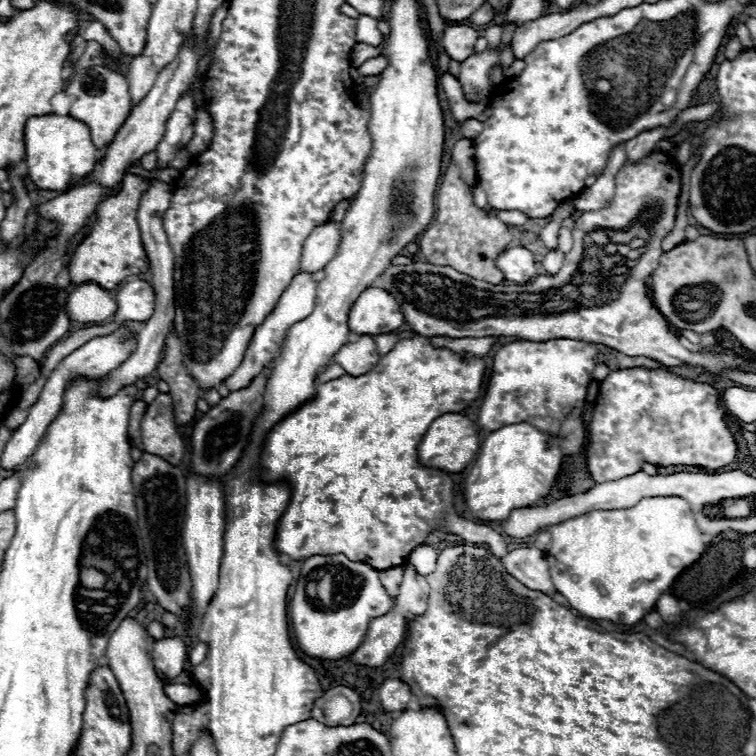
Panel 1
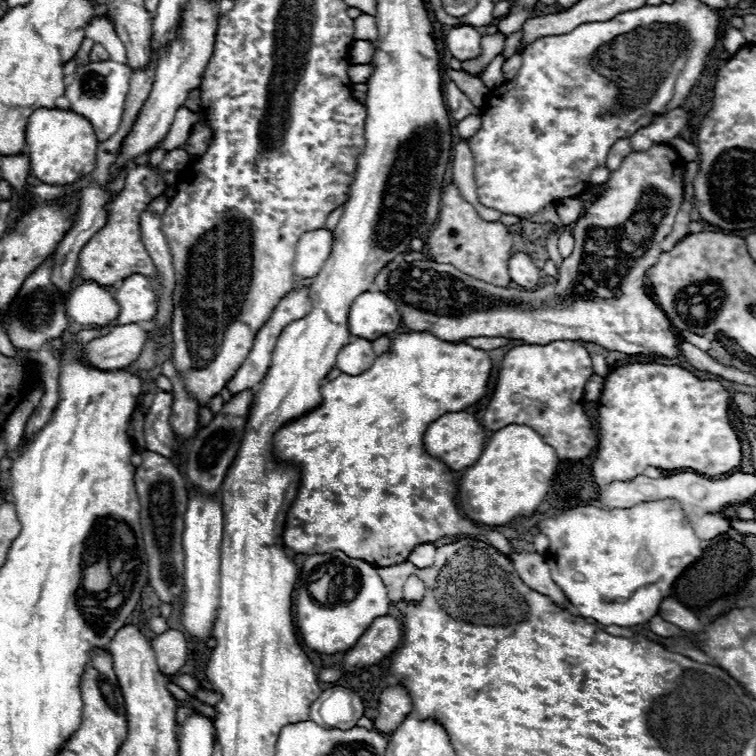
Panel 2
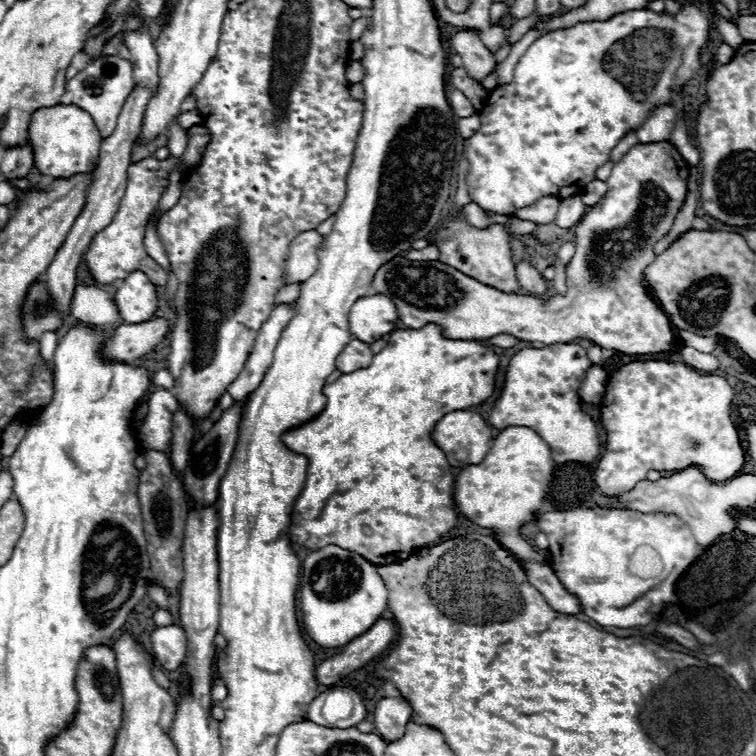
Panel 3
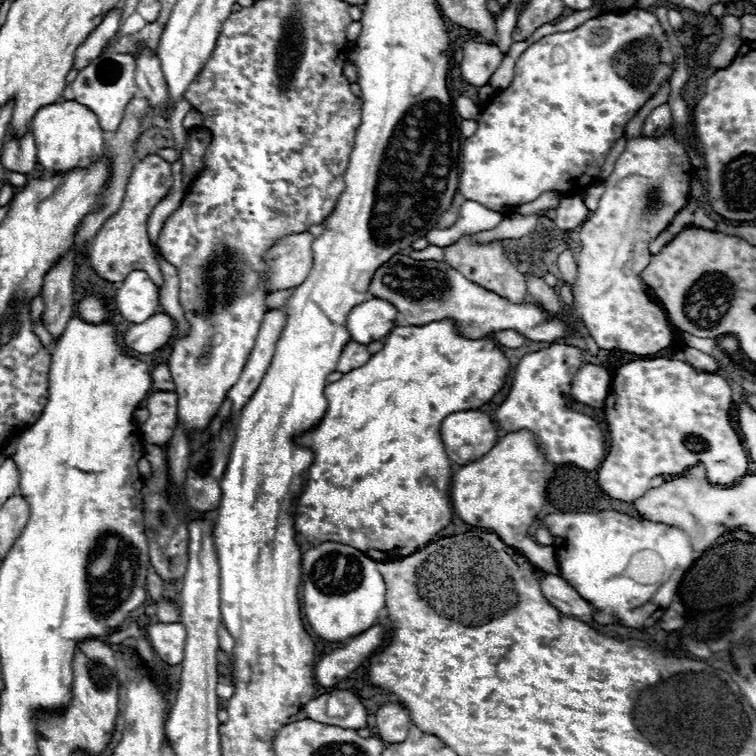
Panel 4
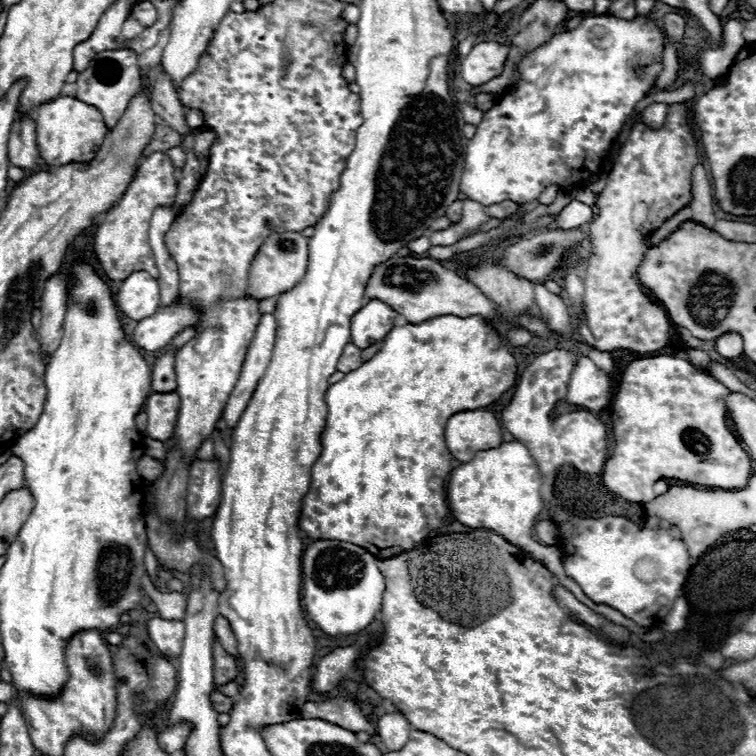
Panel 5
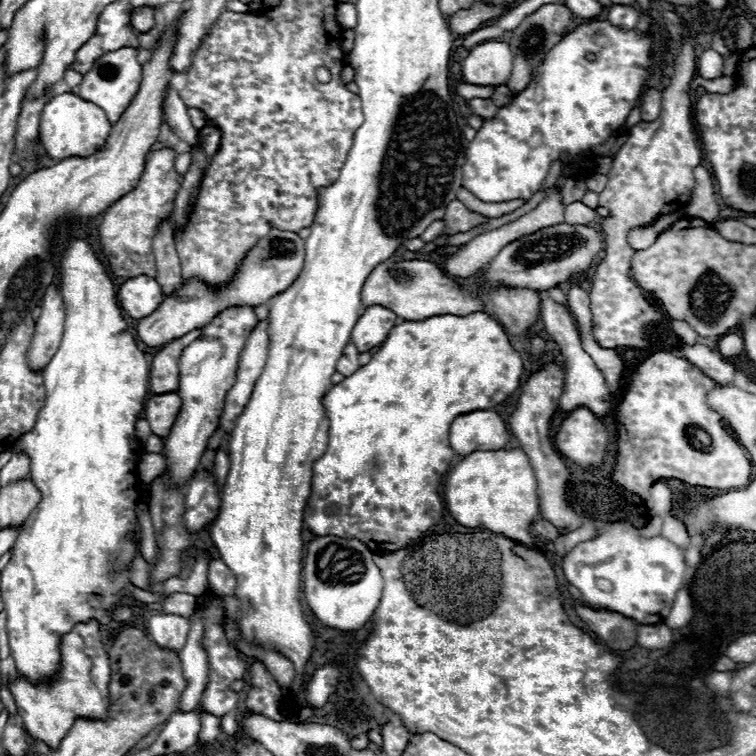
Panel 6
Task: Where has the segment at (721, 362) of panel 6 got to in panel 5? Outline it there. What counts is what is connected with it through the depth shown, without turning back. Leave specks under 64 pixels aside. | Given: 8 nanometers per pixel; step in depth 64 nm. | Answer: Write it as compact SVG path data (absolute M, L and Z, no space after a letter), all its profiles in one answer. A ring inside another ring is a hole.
M712 362L712 366L710 366L710 368L704 368L704 370L706 370L710 376L714 376L718 382L722 382L726 388L736 390L736 392L744 390L742 384L740 384L740 380L736 378L736 374L734 374L730 368L726 368L724 364L720 364L720 362Z

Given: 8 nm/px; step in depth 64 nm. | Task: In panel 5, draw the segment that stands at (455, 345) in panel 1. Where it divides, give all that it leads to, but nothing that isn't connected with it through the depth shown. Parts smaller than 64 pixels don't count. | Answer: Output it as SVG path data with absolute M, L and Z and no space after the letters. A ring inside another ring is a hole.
M522 328L520 330L510 330L504 336L506 336L506 340L510 344L516 344L516 346L524 346L524 344L528 344L532 340L532 334L526 332L526 330L522 330Z

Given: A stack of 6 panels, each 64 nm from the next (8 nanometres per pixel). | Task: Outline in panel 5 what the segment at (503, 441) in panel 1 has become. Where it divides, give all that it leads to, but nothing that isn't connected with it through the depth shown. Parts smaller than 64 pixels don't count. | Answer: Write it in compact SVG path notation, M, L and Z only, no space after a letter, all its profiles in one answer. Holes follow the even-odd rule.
M504 442L498 448L476 452L470 462L456 466L450 472L446 486L446 500L454 518L470 528L488 528L536 556L560 580L566 578L562 568L562 552L556 546L542 546L532 538L532 526L542 510L540 474L528 448L516 442Z

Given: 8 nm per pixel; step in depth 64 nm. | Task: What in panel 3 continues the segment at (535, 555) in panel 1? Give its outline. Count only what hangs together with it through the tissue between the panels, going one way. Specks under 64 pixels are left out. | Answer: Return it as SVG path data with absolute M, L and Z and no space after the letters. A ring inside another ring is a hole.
M522 560L522 566L526 570L530 584L538 588L538 592L546 598L546 602L556 612L572 614L572 616L582 612L580 600L572 592L564 590L562 582L556 578L556 574L550 566L544 566L544 564L538 564L538 562L524 562L524 560Z

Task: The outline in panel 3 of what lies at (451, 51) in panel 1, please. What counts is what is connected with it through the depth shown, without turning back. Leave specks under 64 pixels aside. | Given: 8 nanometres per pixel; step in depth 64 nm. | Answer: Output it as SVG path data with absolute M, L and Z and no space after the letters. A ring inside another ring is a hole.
M474 30L456 32L450 38L450 46L462 58L462 68L470 78L482 82L496 68L496 54L492 54L478 38Z

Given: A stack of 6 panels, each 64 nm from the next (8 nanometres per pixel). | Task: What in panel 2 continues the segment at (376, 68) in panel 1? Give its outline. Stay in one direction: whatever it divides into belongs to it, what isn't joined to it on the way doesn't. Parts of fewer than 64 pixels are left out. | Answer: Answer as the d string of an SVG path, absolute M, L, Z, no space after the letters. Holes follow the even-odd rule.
M350 64L348 66L348 76L354 84L356 82L366 82L372 76L372 66L368 66L368 64Z

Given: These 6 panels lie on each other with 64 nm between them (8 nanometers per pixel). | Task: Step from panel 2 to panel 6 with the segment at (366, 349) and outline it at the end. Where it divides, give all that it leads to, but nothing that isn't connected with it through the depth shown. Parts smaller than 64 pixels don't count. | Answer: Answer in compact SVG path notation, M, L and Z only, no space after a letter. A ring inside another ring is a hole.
M348 344L348 346L344 348L338 364L336 364L336 370L338 370L340 374L344 374L344 376L350 376L350 374L356 372L358 368L360 368L360 364L358 364L358 350L354 348L354 344Z

